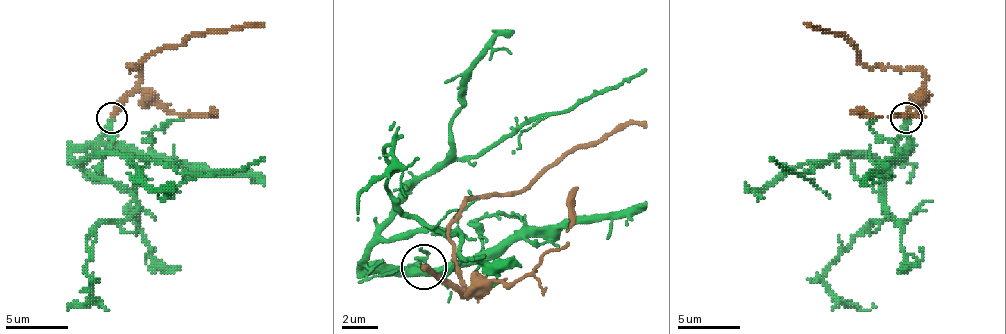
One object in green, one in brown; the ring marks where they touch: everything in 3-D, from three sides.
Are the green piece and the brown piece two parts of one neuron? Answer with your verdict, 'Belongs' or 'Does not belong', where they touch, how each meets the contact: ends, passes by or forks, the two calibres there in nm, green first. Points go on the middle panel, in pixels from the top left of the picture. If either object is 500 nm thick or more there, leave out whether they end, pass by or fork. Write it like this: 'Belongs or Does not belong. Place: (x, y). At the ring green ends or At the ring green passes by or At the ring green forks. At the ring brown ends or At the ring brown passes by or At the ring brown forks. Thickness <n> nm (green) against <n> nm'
Belongs. Place: (423, 266). At the ring green ends. At the ring brown ends. Thickness 340 nm (green) against 340 nm

